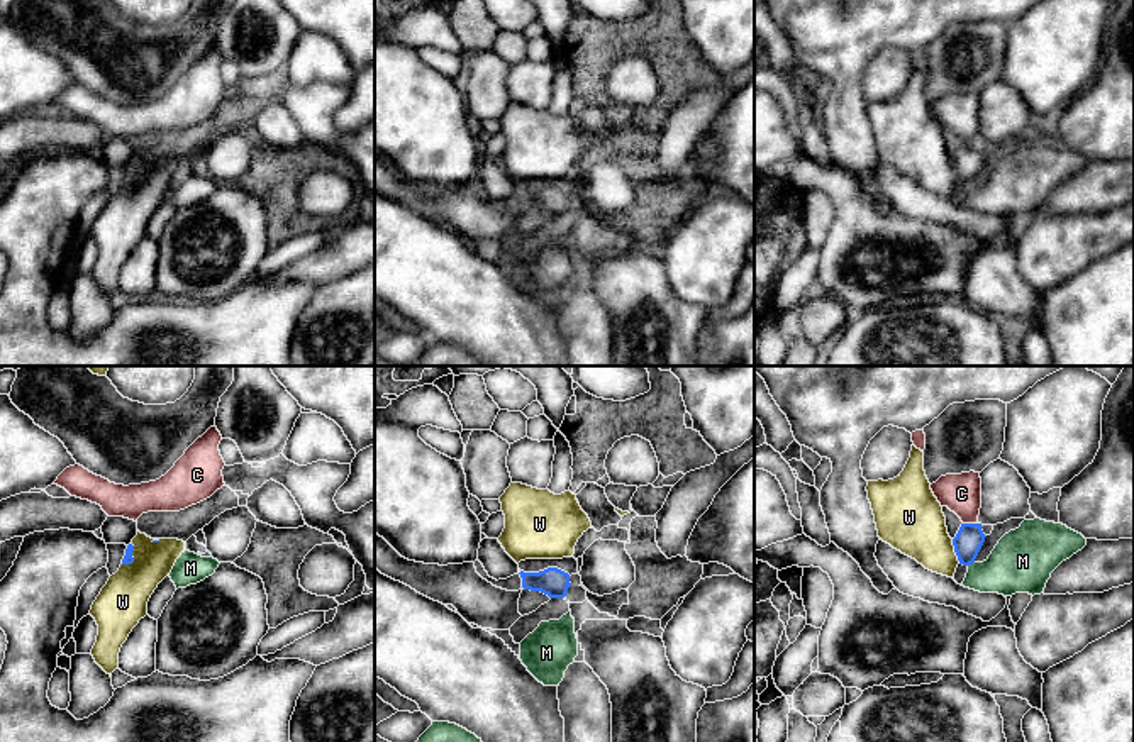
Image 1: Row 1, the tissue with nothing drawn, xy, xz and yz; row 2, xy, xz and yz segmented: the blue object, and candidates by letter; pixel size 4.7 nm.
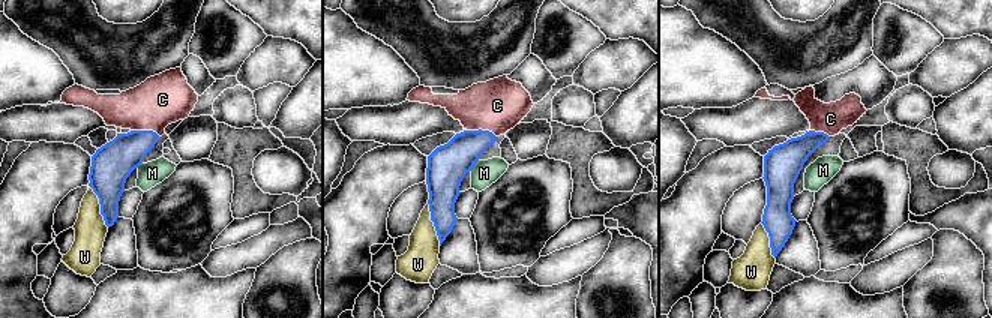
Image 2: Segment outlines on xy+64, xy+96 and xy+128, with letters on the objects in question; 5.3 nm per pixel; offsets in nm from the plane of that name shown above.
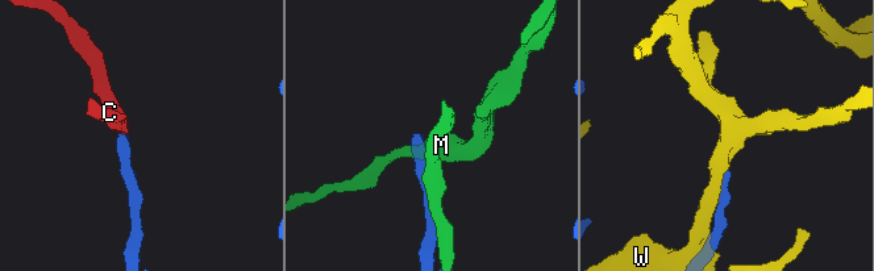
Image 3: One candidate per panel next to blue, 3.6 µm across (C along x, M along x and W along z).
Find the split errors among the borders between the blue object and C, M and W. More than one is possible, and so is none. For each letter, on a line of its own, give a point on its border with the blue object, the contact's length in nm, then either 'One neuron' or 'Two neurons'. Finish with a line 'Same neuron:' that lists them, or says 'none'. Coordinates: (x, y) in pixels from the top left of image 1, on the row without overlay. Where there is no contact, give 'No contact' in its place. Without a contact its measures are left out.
C: Touches blue at yz (970, 144). Shared border 70 nm. One neuron
M: Touches blue at yz (970, 183). Shared border 40 nm. Two neurons
W: Touches blue at yz (955, 171). Shared border 130 nm. Two neurons
Same neuron: C

